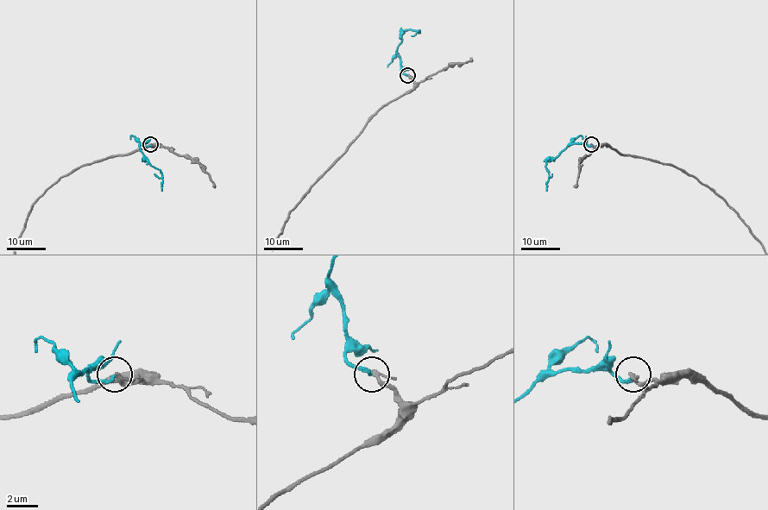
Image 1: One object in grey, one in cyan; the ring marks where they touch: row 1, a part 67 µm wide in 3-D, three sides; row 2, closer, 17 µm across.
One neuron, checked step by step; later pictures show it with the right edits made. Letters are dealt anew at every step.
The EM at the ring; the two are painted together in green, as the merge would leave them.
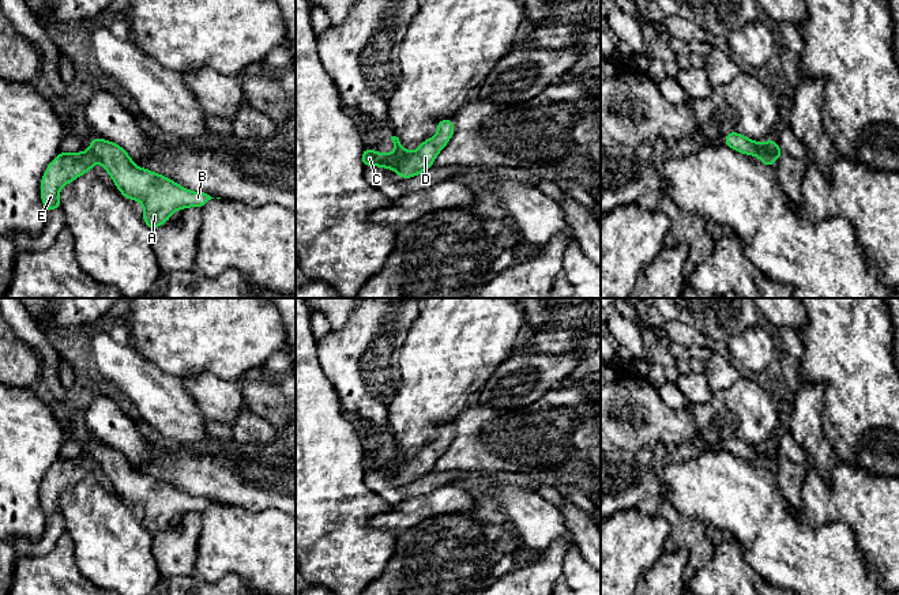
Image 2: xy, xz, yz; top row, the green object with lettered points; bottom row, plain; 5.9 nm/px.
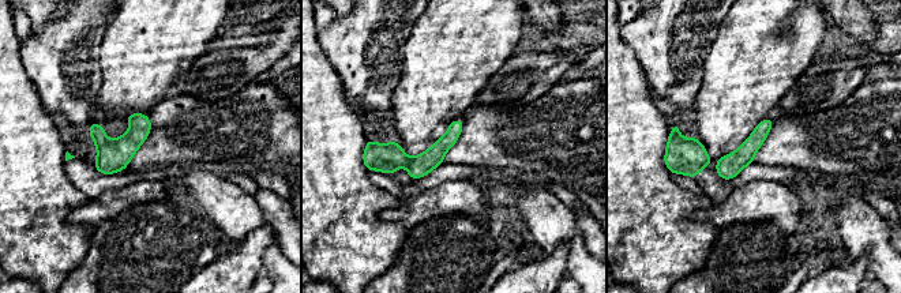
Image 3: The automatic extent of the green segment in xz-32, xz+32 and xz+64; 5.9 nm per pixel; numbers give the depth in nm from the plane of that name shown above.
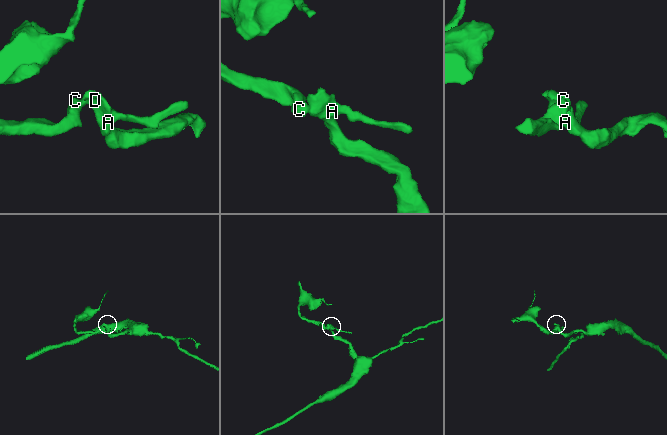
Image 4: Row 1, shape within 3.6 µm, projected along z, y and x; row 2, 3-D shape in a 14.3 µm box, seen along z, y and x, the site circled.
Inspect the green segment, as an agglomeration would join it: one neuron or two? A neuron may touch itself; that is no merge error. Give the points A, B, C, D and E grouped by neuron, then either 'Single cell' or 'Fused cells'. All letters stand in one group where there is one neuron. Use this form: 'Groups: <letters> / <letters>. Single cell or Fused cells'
Groups: A B D / C E. Fused cells

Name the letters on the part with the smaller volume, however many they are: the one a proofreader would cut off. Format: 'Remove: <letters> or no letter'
Remove: C, E

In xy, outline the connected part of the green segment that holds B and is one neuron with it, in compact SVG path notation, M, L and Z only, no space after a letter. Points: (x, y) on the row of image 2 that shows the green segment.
M94 138L89 151L124 197L143 204L143 221L151 230L168 222L174 211L202 208L214 199L206 192L192 192L162 174L136 166L127 151L113 142Z

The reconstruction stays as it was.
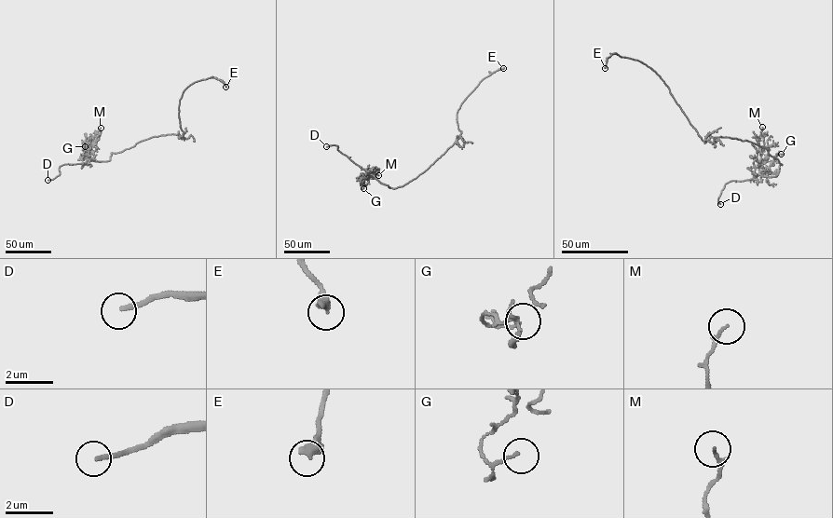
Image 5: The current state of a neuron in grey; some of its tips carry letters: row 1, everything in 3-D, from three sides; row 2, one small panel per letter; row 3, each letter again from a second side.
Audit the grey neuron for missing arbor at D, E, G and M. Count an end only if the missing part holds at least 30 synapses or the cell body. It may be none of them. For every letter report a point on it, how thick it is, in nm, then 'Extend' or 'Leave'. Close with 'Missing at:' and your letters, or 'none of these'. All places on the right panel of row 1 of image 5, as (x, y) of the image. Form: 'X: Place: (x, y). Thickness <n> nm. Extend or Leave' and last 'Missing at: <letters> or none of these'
D: Place: (720, 204). Thickness 190 nm. Extend
E: Place: (605, 68). Thickness 440 nm. Leave
G: Place: (781, 154). Thickness 110 nm. Leave
M: Place: (762, 127). Thickness 100 nm. Leave
Missing at: D

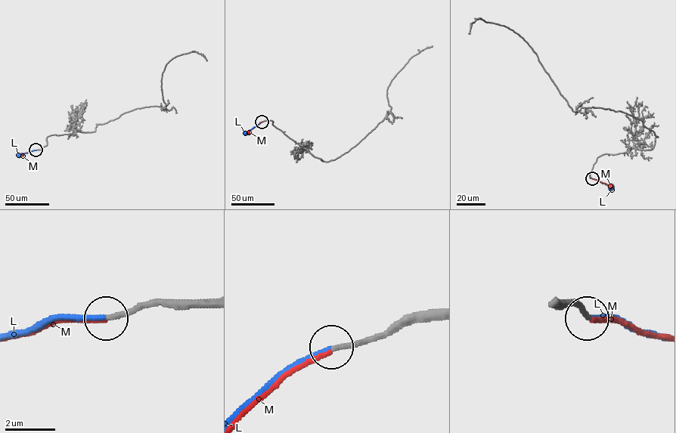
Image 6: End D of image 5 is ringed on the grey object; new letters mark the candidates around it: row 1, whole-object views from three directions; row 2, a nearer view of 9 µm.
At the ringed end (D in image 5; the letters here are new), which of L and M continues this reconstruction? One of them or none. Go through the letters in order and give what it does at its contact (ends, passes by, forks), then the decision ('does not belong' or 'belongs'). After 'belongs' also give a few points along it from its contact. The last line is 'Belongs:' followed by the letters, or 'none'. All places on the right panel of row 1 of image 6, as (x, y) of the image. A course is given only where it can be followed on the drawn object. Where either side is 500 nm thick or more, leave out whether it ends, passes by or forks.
L: it ends; belongs; course (592, 179), (610, 186)
M: it ends; does not belong
Belongs: L

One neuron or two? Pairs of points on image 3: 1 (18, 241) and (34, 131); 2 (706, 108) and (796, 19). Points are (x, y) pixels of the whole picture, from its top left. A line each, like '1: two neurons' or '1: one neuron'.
1: one neuron
2: one neuron

